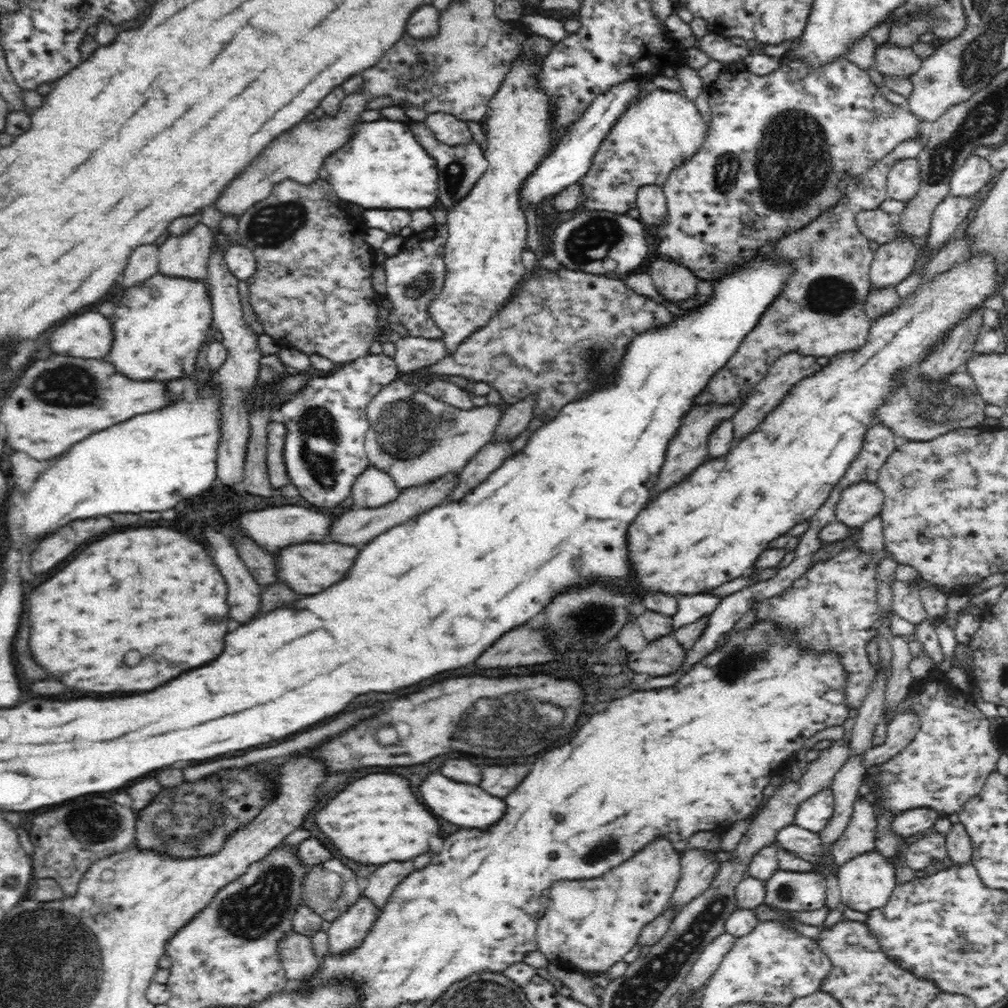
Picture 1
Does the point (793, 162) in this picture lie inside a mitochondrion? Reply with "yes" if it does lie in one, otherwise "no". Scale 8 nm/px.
yes

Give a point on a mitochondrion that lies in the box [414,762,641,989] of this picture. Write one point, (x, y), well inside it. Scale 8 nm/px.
(611, 842)

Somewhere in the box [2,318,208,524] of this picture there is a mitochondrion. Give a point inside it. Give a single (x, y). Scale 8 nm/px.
(67, 385)

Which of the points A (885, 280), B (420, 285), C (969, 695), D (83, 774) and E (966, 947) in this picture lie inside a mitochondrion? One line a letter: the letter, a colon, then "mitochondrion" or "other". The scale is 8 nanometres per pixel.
A: other
B: mitochondrion
C: other
D: other
E: mitochondrion

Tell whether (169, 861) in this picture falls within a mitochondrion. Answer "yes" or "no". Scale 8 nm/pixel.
yes

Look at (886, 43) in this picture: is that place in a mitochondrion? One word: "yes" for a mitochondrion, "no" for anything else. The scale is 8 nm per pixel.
no

